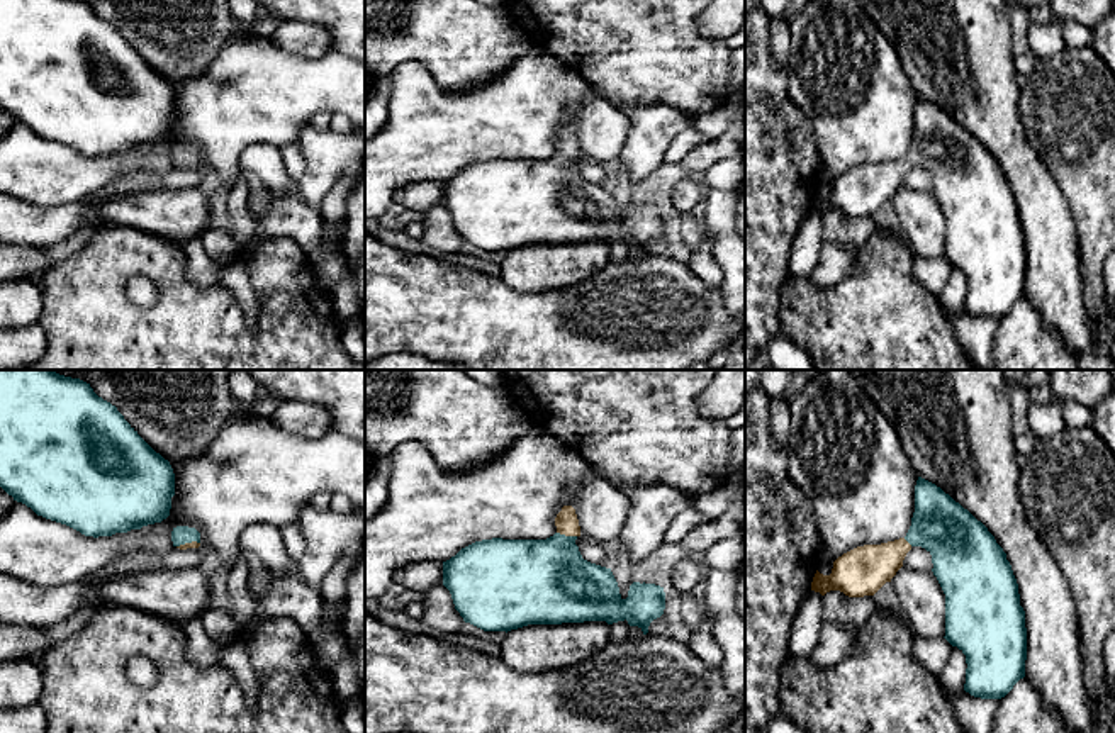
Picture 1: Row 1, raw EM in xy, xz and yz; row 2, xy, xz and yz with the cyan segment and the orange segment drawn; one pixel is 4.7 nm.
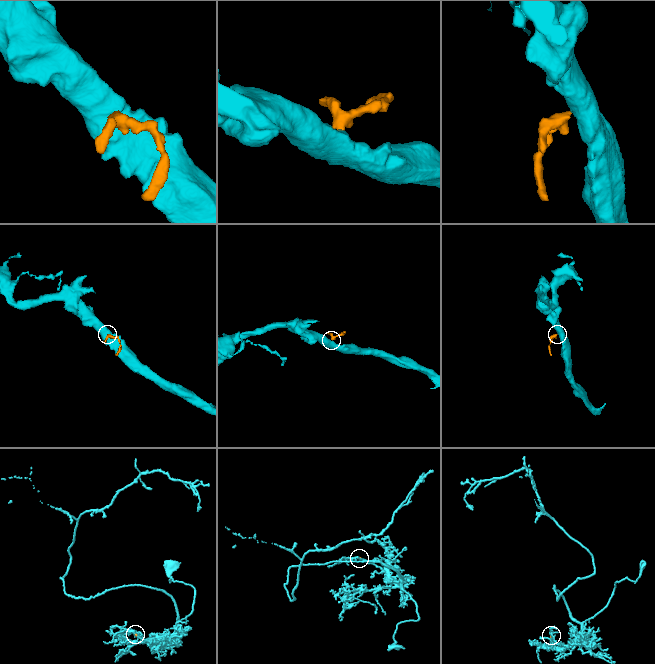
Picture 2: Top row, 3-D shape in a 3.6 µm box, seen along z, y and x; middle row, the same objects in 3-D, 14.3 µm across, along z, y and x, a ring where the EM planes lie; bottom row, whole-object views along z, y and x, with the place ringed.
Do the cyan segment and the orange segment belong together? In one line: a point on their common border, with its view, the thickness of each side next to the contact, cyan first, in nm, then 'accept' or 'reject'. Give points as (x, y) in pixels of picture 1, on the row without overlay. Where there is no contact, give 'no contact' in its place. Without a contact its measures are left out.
xz (567, 156) | 400/110 nm | accept

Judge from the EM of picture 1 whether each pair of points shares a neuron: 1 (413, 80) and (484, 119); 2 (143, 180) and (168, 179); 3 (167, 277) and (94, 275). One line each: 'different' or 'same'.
1: same
2: same
3: same

